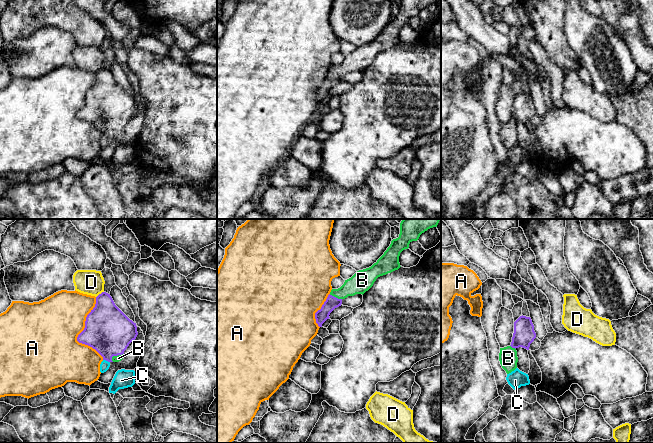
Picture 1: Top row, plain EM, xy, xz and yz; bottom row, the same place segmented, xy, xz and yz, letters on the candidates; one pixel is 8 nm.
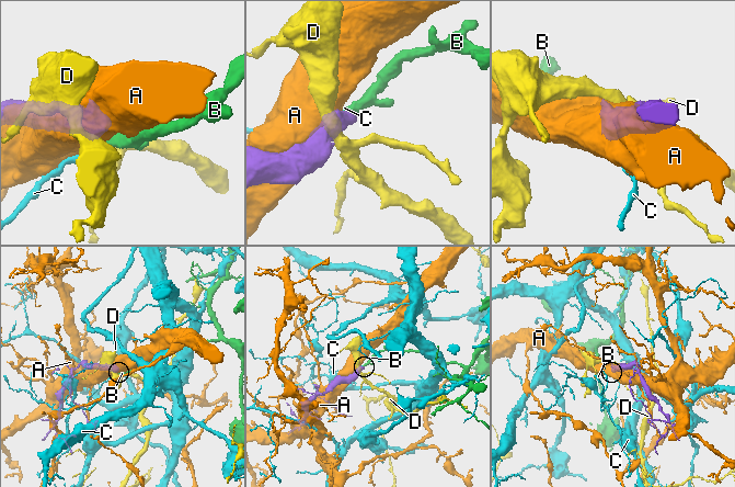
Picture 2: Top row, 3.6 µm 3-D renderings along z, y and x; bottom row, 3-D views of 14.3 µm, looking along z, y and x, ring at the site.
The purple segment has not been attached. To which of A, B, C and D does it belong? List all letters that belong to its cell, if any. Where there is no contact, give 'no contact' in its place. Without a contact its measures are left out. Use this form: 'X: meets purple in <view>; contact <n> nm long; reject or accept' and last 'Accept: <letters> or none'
A: meets purple in xy; contact 500 nm long; reject
B: meets purple in xy; contact 110 nm long; accept
C: meets purple in xy; contact 60 nm long; reject
D: meets purple in xy; contact 80 nm long; reject
Accept: B

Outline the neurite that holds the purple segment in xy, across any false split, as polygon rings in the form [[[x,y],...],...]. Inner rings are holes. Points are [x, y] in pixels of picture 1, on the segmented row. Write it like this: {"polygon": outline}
{"polygon": [[[102,292],[96,297],[95,307],[87,315],[84,330],[78,335],[79,343],[95,349],[103,360],[119,362],[124,351],[138,335],[136,323],[130,320],[114,303],[110,294]]]}

